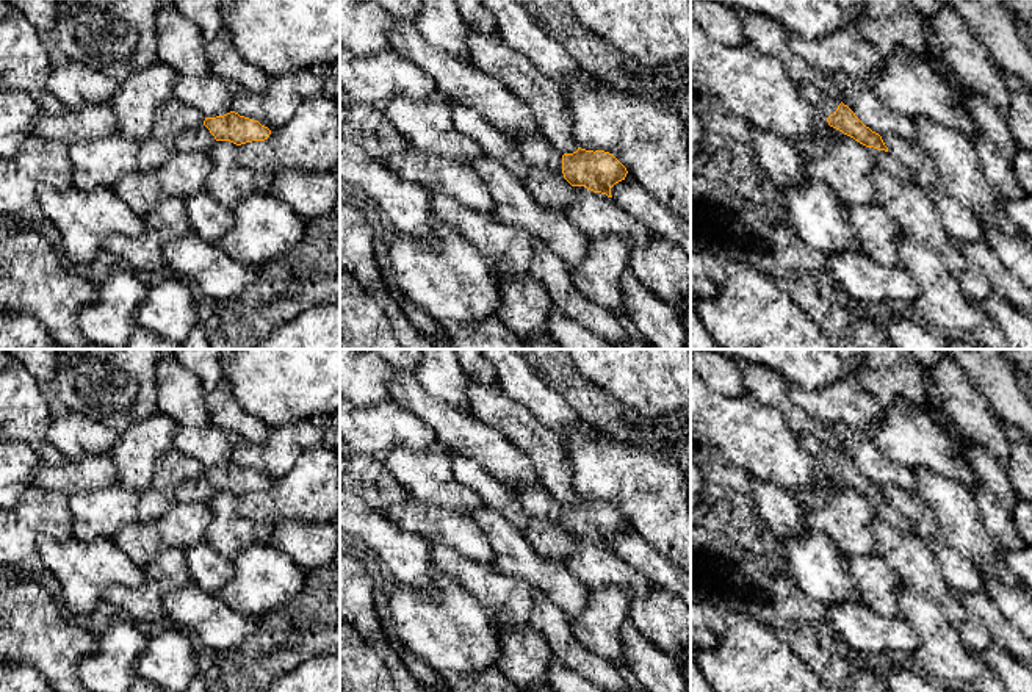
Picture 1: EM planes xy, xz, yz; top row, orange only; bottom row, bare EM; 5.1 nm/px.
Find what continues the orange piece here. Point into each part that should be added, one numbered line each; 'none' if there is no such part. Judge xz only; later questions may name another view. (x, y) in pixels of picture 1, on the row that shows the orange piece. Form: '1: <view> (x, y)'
1: xz (536, 149)

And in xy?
1: xy (199, 138)

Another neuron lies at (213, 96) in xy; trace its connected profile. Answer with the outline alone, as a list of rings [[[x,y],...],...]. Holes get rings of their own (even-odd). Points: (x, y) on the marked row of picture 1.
[[[215,74],[205,77],[180,77],[174,88],[174,97],[196,108],[205,117],[224,116],[232,111],[233,99],[241,88]]]

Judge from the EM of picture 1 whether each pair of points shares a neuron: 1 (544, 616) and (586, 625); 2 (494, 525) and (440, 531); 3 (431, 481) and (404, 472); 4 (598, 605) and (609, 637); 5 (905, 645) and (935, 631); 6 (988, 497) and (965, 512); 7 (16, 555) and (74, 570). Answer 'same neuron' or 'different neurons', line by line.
1: different neurons
2: different neurons
3: same neuron
4: same neuron
5: different neurons
6: different neurons
7: different neurons

